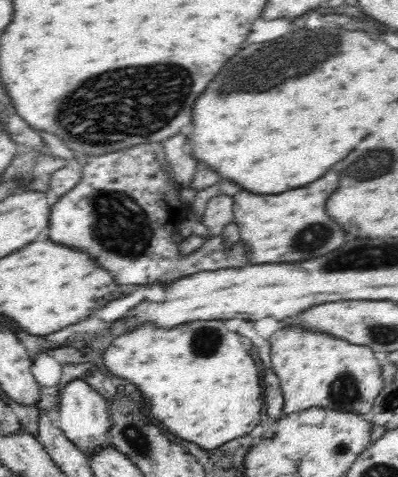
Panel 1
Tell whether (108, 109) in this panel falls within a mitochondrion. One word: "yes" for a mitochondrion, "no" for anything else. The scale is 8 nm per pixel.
yes

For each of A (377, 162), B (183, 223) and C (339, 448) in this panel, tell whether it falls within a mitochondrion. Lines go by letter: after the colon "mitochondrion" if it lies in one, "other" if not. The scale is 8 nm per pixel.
A: mitochondrion
B: other
C: mitochondrion

